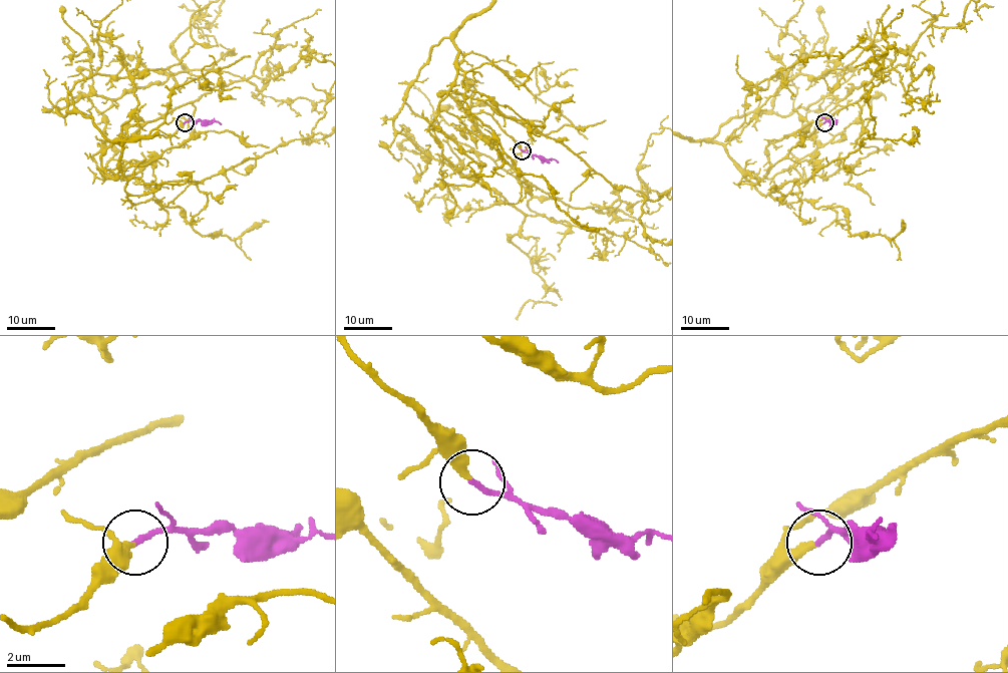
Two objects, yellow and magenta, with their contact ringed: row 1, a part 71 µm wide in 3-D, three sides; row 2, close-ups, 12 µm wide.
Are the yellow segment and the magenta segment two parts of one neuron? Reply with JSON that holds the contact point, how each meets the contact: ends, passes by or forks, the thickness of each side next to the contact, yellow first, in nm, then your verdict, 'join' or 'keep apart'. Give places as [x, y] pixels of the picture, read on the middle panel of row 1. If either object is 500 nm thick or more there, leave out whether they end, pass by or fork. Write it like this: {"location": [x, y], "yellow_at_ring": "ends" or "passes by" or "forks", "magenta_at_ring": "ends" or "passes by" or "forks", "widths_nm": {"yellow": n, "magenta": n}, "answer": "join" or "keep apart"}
{"location": [522, 150], "yellow_at_ring": "ends", "magenta_at_ring": "ends", "widths_nm": {"yellow": 320, "magenta": 180}, "answer": "join"}

